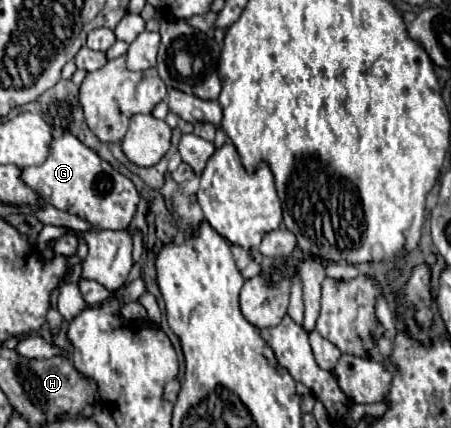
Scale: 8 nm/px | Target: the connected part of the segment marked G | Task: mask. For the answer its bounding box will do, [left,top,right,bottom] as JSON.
[21,134,139,230]

